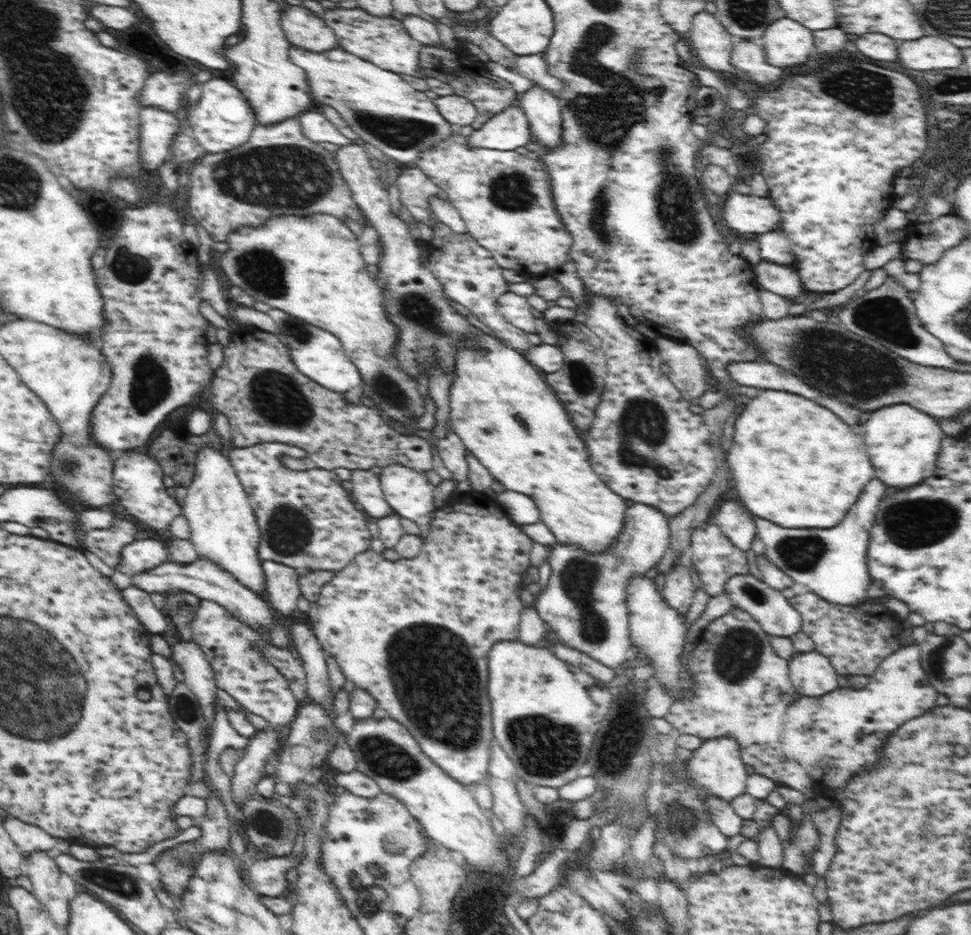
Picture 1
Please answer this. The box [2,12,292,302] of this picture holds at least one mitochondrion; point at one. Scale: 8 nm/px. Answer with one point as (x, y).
(50, 110)

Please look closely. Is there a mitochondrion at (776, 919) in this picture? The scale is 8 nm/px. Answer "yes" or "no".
no

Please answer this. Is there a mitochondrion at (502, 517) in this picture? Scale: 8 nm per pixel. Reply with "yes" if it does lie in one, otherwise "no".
no

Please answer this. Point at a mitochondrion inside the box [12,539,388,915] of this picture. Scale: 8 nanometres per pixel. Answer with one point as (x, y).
(122, 885)

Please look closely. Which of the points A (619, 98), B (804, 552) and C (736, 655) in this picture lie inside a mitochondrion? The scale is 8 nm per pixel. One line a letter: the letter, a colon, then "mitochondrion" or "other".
A: mitochondrion
B: mitochondrion
C: mitochondrion

